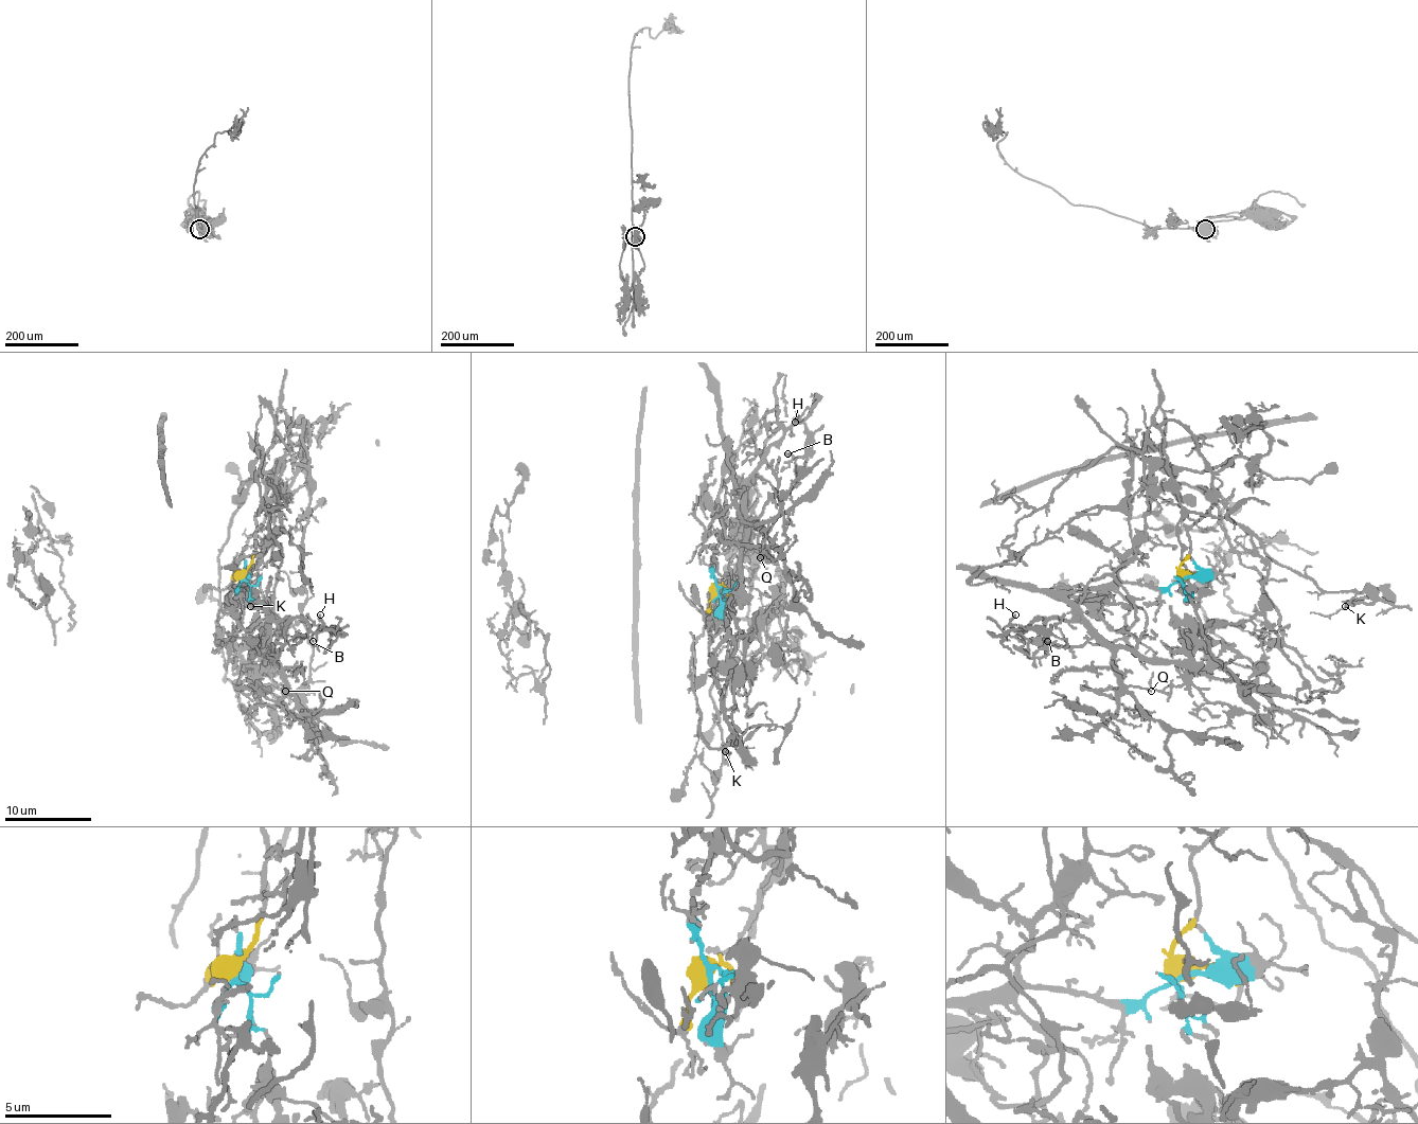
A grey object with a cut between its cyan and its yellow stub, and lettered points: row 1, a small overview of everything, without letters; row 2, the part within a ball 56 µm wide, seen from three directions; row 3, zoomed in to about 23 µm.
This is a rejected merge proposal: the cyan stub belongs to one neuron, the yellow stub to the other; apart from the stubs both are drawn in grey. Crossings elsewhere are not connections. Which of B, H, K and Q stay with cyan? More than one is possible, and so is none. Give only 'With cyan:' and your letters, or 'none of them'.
With cyan: B, H, Q

